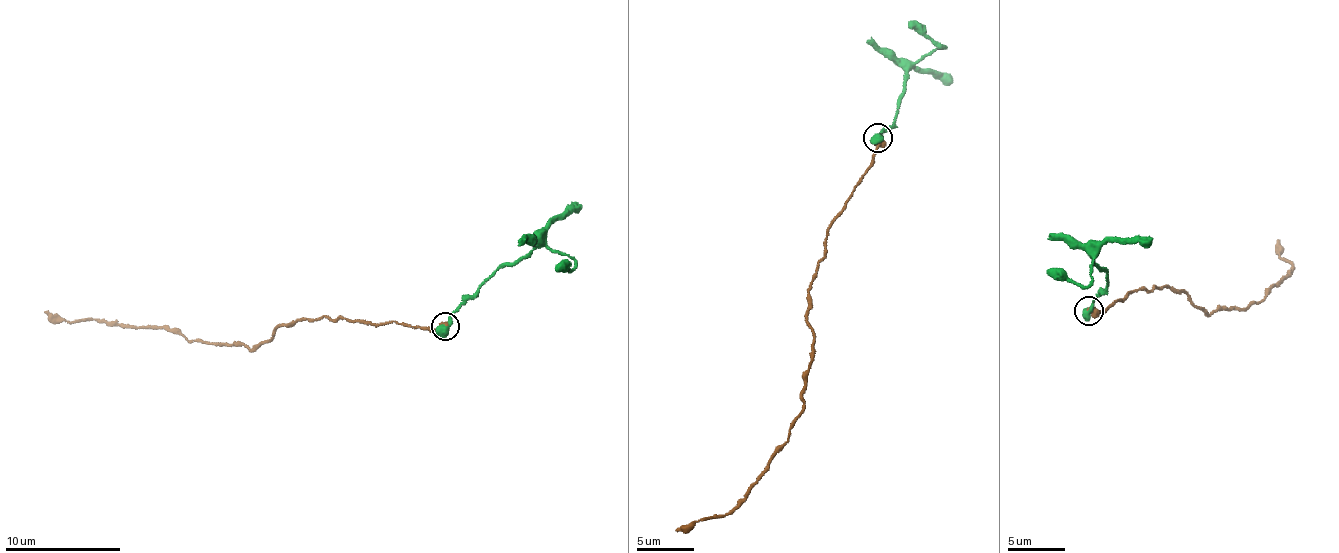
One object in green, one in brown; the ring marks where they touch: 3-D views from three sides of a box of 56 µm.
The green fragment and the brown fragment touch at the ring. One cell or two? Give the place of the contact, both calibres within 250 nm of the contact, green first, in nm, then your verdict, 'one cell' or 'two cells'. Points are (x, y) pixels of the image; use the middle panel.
(877, 138) | 650/500 nm | two cells

